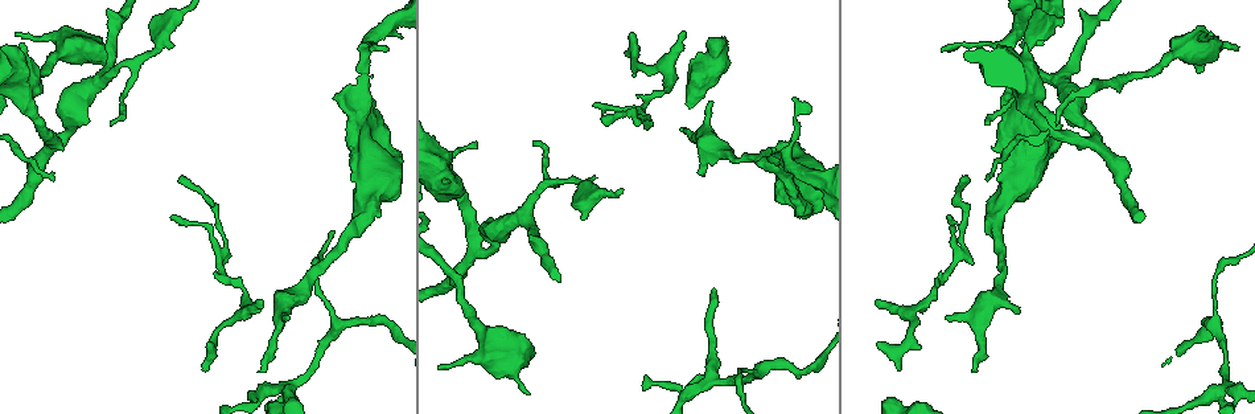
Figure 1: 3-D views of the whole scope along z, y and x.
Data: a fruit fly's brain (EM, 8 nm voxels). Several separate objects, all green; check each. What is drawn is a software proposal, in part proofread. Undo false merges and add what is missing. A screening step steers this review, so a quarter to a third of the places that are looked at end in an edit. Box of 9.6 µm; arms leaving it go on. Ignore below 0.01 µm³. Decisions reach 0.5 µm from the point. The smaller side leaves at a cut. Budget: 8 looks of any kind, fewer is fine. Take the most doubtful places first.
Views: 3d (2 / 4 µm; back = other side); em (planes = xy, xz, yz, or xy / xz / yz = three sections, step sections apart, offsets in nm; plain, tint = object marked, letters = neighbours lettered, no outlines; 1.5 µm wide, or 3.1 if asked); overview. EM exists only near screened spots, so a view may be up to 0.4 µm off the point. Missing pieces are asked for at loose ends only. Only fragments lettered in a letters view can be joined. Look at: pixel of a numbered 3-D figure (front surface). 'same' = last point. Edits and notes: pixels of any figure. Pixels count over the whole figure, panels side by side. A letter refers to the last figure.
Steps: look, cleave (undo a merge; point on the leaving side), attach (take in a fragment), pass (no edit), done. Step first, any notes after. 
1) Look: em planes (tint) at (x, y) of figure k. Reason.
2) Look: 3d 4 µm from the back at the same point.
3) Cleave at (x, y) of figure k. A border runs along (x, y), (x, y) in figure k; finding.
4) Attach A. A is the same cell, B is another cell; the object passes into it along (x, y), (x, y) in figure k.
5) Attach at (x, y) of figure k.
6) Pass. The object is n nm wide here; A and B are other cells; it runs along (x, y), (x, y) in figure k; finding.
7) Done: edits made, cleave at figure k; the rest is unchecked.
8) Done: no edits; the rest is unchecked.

Look: em yz step 8 (tint) at (181, 175) of figure 1. An open end.

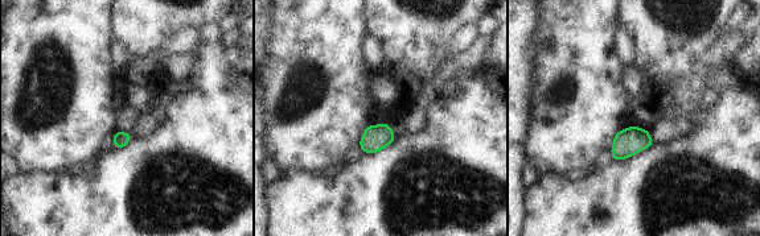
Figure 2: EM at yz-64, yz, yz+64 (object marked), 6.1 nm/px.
Look: em xy step 4 (letters) at the same point. Cut it another way.

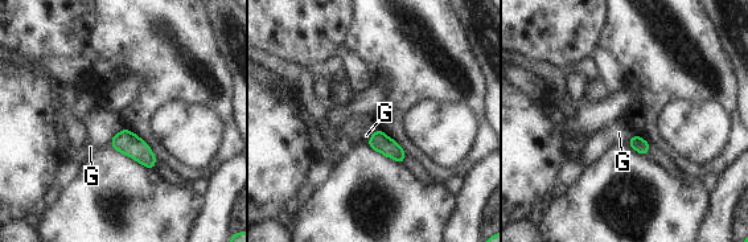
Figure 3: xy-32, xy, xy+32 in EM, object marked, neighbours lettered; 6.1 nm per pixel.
Pass. G is another cell; a border runs along (375, 130), (366, 143) in figure 3; no lettered fragment goes on from it.

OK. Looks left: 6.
Look: em planes (letters) at (373, 47) of figure 1. Free end.

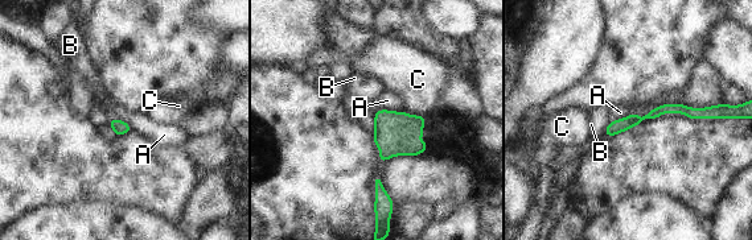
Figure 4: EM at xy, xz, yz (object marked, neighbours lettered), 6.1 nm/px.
Pass. The object is 80 nm wide here; A, B and C are other cells; it runs along (710, 112), (662, 108), (608, 132) in figure 4; no lettered fragment goes on from it.

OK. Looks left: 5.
Look: 3d 4 µm at (1238, 47) of figure 1. Branch stops here.

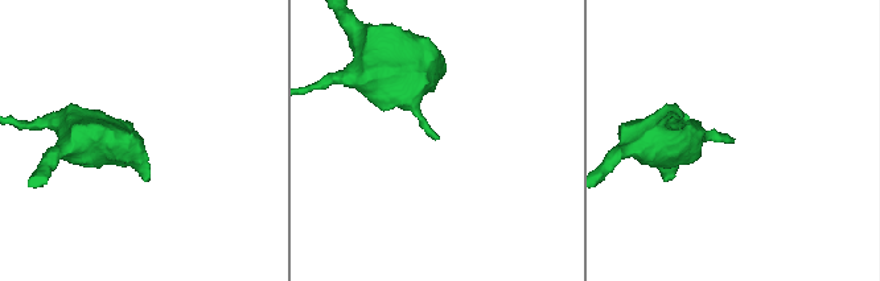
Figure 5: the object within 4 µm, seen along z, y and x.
Look: em planes (letters) at (733, 141) of figure 5.

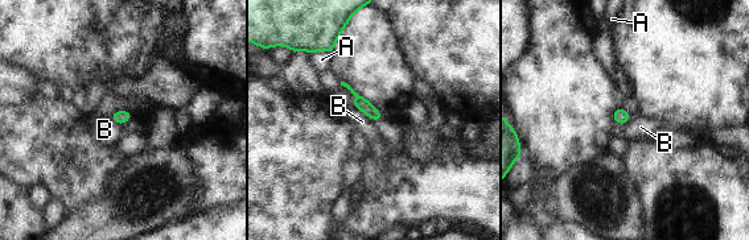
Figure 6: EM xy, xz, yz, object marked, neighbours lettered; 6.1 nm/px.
Pass. A and B are other cells; a border runs along (353, 103), (371, 120) in figure 6; no lettered fragment goes on from it.

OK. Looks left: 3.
Done: no edits; the rest is unchecked.

